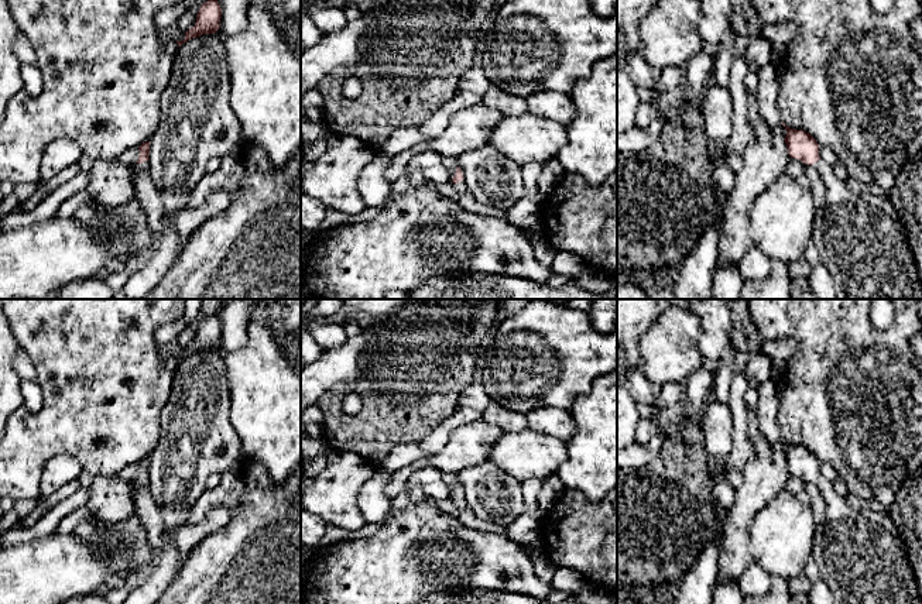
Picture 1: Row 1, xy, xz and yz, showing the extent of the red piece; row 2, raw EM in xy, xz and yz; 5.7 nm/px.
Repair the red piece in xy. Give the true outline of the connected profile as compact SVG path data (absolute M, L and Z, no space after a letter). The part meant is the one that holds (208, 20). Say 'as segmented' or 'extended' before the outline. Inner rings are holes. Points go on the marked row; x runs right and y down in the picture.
as segmented; M217 0L205 1L196 14L195 25L185 32L182 41L176 41L178 47L203 34L215 34L220 28L220 18L222 8Z

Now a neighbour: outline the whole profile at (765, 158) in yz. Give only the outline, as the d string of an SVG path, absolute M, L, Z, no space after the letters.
M757 95L747 96L747 116L755 140L741 154L744 164L736 172L736 183L723 212L717 268L737 267L754 247L748 229L753 203L768 185L786 172L791 161L785 141L775 137L764 120Z

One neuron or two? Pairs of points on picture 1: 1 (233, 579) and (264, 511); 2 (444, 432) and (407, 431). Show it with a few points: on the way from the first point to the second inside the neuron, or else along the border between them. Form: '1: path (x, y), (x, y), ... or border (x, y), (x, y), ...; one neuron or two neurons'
1: path (250, 562), (263, 549), (263, 528); one neuron
2: border (456, 409), (418, 445); two neurons

